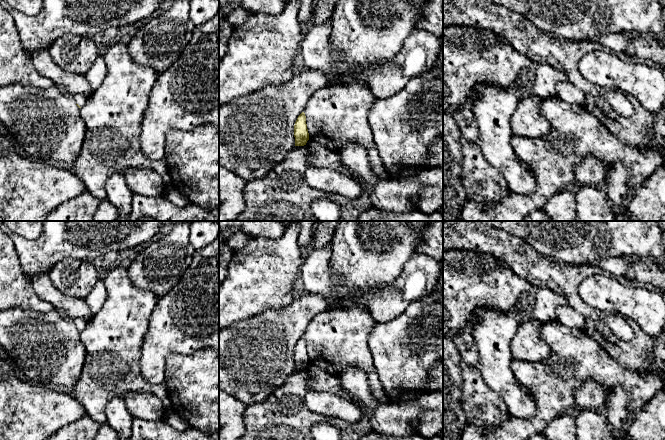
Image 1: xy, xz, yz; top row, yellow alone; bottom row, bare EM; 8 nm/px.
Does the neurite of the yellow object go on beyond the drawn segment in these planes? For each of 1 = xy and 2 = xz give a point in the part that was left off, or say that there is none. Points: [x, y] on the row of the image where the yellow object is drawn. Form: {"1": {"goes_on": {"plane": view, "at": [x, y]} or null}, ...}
{"1": {"goes_on": {"plane": "xy", "at": [79, 99]}}, "2": {"goes_on": null}}

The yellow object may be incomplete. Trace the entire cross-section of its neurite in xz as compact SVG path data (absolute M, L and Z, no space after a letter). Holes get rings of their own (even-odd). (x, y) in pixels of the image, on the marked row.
M302 112L294 125L295 146L304 146L309 140L305 113Z

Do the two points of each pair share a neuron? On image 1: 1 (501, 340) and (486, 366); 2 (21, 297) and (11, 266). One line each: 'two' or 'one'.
1: one
2: one

